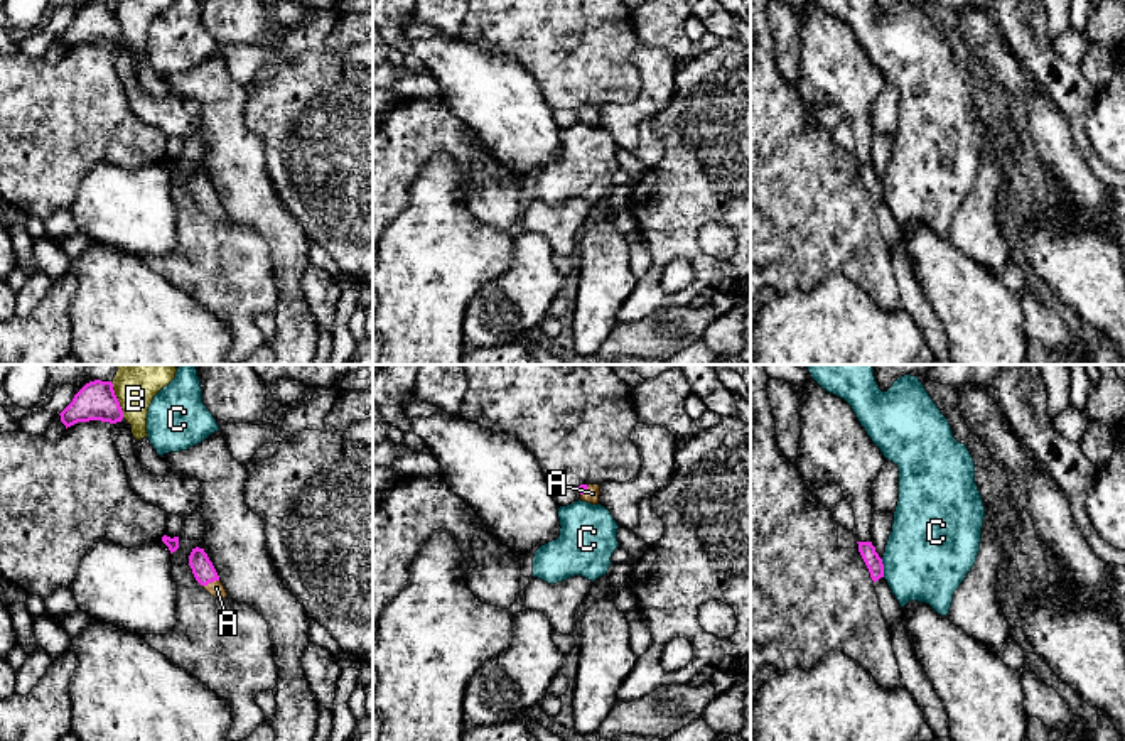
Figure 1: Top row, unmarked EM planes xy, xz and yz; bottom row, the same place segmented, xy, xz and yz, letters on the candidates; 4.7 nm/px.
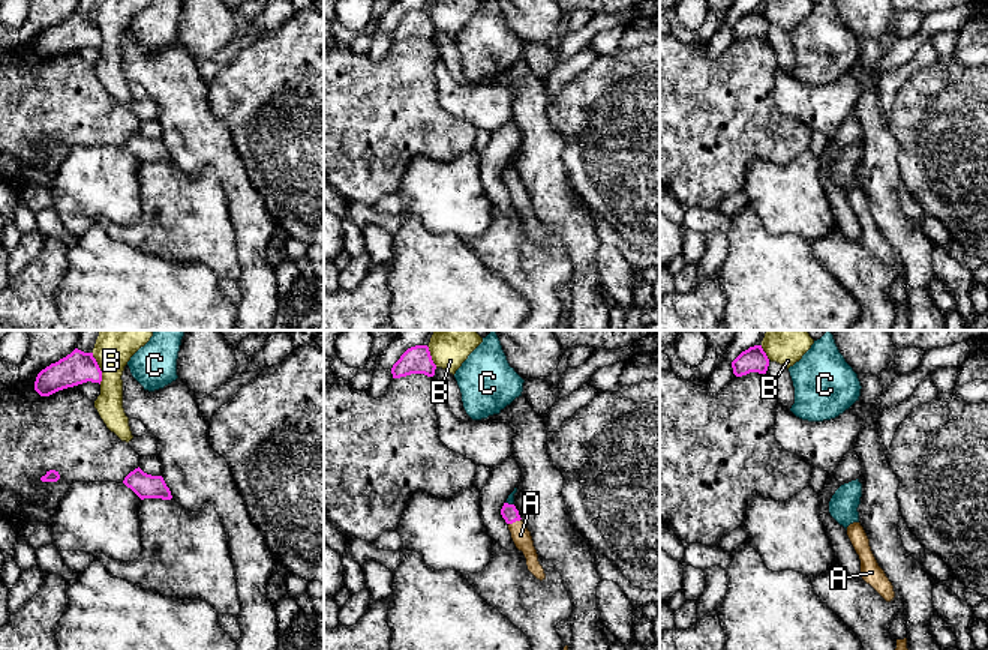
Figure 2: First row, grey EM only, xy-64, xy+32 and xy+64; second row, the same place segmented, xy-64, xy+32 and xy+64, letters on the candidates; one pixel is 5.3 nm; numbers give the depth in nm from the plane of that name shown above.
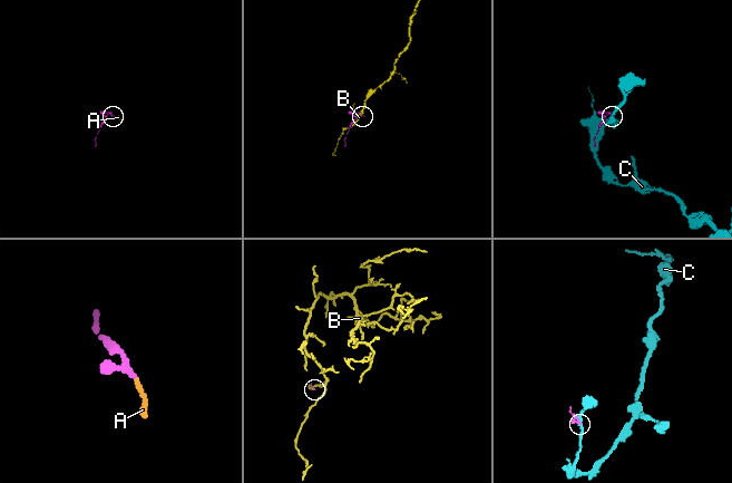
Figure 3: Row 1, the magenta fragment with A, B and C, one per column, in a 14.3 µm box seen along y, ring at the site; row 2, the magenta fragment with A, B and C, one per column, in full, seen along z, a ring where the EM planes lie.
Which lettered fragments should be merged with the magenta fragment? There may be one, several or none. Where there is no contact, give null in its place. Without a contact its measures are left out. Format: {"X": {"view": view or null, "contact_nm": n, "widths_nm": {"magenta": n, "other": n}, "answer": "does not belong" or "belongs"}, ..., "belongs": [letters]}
{"A": {"view": "xy", "contact_nm": 90, "widths_nm": {"magenta": 110, "other": 70}, "answer": "belongs"}, "B": {"view": "xy", "contact_nm": 190, "widths_nm": {"magenta": 190, "other": 160}, "answer": "does not belong"}, "C": {"view": "yz", "contact_nm": 90, "widths_nm": {"magenta": 80, "other": 420}, "answer": "does not belong"}, "belongs": ["A"]}

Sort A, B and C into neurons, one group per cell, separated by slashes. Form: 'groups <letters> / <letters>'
groups A / B / C

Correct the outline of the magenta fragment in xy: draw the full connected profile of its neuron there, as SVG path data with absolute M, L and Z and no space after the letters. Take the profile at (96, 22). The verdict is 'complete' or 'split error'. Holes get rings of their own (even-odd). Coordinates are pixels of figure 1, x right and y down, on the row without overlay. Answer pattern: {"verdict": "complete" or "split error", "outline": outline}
{"verdict": "complete", "outline": "M94 2L86 5L59 37L67 51L78 44L89 42L116 46L121 44L123 32L115 17L113 5Z"}

